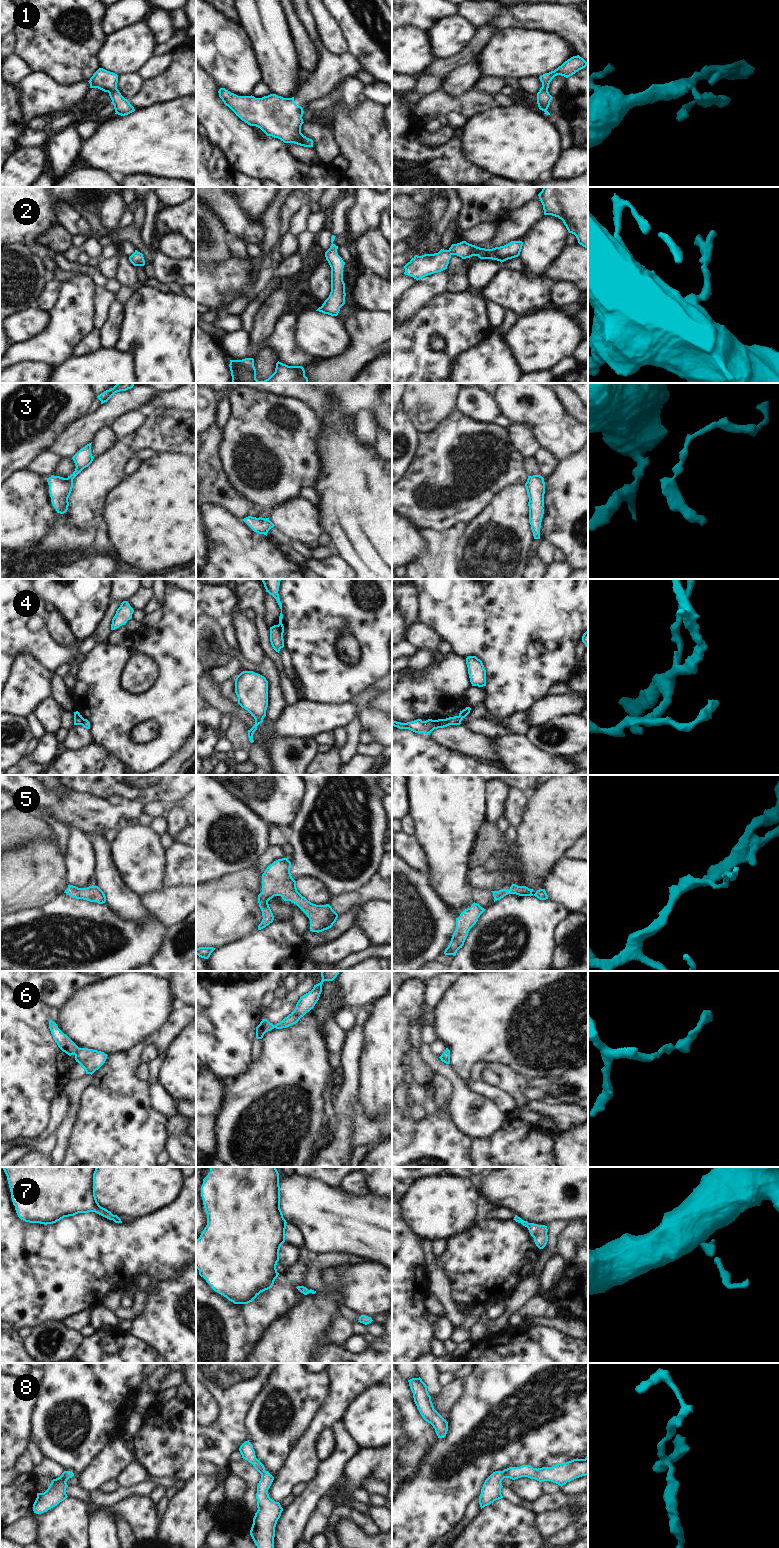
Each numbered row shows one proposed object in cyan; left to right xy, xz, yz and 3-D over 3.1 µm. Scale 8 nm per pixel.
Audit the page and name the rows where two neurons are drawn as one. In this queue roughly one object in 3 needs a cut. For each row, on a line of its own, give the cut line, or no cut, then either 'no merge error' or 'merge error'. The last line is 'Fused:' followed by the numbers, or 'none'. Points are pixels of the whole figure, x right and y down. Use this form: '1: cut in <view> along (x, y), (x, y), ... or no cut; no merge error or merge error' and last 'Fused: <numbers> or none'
1: no cut; no merge error
2: no cut; no merge error
3: no cut; no merge error
4: cut in xz along (278, 624), (278, 630), (282, 635); merge error
5: no cut; no merge error
6: no cut; no merge error
7: no cut; no merge error
8: no cut; no merge error
Fused: 4

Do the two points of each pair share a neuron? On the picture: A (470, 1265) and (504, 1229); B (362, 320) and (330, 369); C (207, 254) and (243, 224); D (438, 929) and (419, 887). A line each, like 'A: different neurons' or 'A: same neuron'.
A: same neuron
B: same neuron
C: different neurons
D: same neuron

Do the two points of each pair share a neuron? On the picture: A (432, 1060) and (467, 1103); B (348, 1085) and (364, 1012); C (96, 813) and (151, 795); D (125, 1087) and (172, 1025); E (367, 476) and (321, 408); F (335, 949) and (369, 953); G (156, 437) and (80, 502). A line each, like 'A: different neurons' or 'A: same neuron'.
A: same neuron
B: different neurons
C: different neurons
D: different neurons
E: different neurons
F: different neurons
G: same neuron

